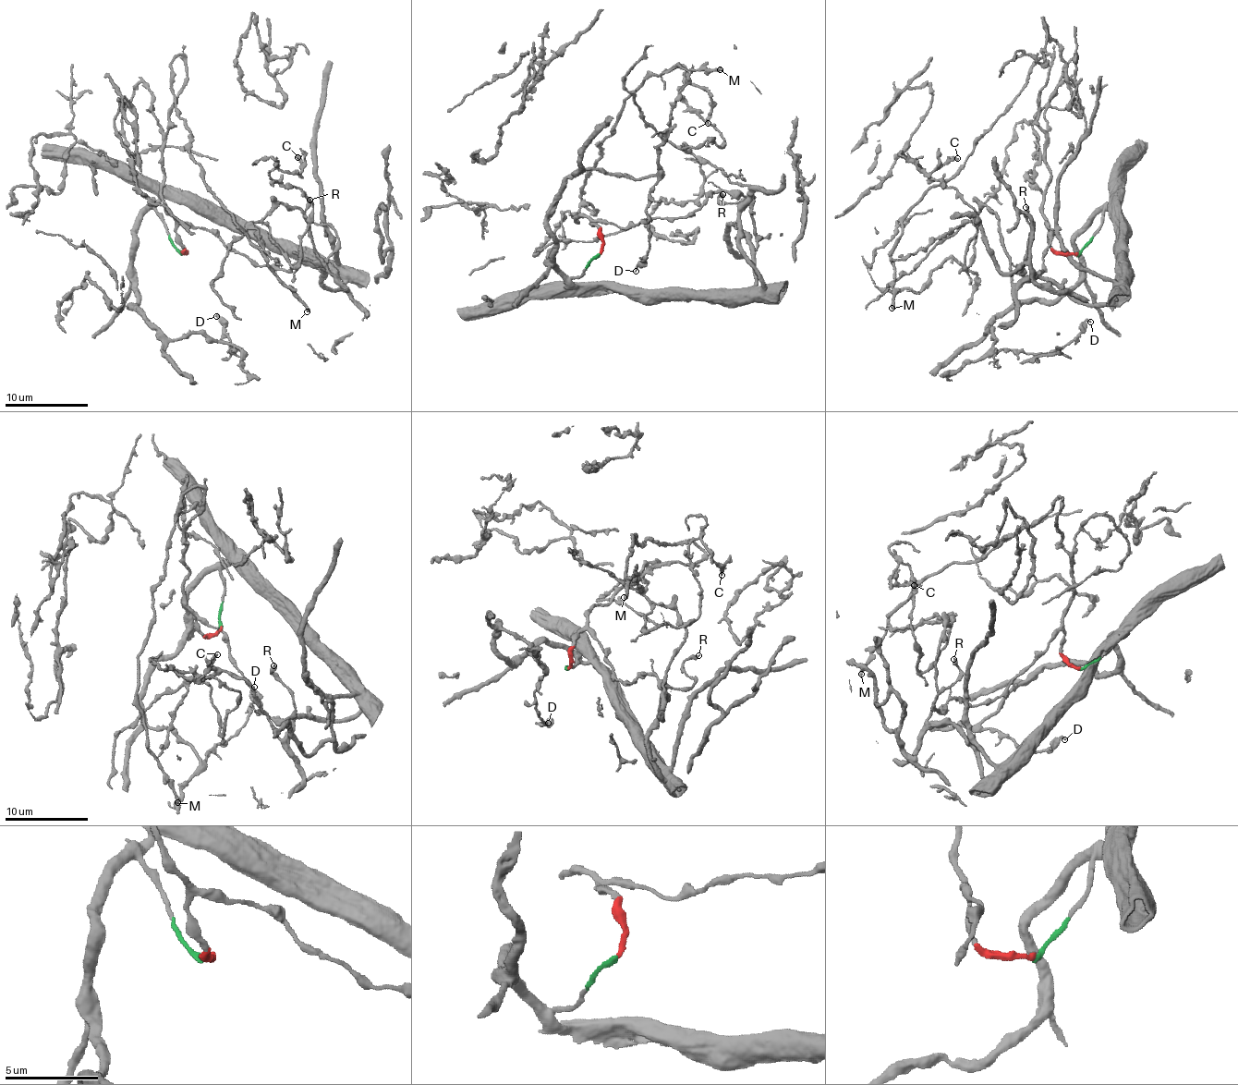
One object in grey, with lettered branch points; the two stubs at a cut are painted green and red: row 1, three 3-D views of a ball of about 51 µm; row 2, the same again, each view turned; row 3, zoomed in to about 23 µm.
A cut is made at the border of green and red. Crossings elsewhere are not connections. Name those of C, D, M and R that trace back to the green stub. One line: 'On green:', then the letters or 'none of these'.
On green: C, D

